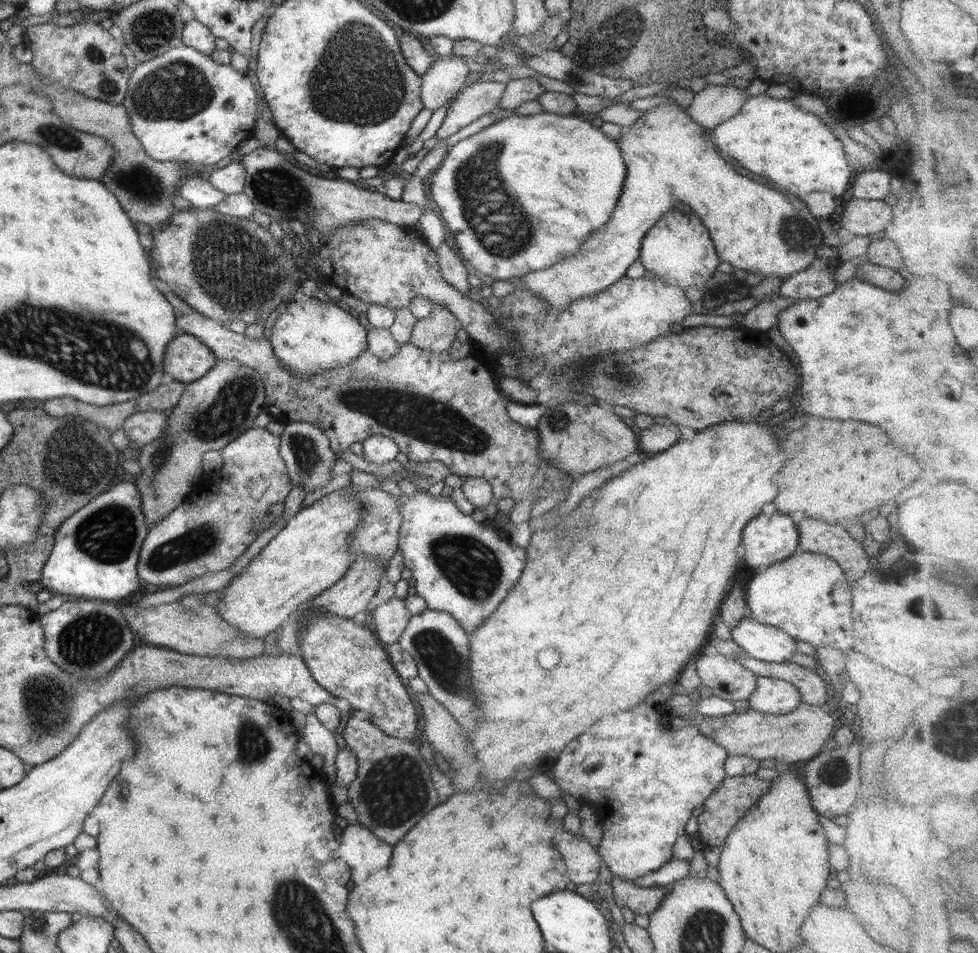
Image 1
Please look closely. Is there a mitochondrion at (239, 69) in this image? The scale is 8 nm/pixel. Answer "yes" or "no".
no

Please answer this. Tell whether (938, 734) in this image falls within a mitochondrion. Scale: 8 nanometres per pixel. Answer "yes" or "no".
yes

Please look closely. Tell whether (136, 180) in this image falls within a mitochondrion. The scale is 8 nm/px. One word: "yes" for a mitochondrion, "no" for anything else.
yes

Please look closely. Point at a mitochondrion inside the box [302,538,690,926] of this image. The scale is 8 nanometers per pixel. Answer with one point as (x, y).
(392, 793)

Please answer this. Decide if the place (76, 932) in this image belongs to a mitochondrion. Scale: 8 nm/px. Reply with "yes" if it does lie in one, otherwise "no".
no

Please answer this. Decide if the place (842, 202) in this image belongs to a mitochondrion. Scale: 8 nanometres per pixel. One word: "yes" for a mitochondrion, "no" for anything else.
no

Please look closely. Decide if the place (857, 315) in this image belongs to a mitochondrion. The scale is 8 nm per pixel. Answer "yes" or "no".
yes

